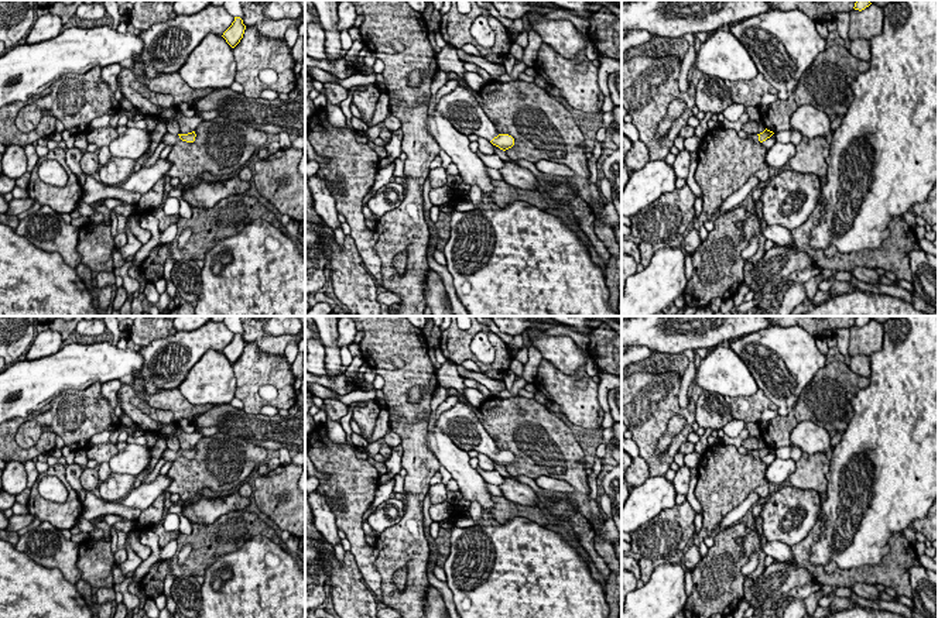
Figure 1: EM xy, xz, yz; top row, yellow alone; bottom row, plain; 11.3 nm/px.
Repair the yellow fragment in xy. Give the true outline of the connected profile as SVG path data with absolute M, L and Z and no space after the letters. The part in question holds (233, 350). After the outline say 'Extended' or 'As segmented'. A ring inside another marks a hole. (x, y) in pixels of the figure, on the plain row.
M234 333L234 337L232 339L232 341L223 349L223 354L226 356L226 358L234 364L240 356L243 354L246 341L243 340L243 336L240 333Z. As segmented

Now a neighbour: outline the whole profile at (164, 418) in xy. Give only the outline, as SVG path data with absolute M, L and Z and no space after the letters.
M131 399L131 404L140 409L141 412L144 412L148 418L151 418L153 420L155 420L158 423L158 430L162 429L164 426L172 426L177 425L174 422L174 415L172 412L167 411L167 409L157 409L153 408L150 405L147 405L146 402L140 401L140 399Z

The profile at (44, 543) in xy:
M49 522L28 529L16 543L18 552L25 553L32 562L48 569L58 569L64 578L76 584L82 574L76 566L79 545L62 536L62 531Z

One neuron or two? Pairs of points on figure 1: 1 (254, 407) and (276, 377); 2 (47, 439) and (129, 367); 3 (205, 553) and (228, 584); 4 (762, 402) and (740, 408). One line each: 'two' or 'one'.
1: one
2: two
3: two
4: one

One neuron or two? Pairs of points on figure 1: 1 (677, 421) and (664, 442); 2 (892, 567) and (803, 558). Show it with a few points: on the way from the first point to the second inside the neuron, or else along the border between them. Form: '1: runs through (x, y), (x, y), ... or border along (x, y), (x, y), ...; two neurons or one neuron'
1: runs through (675, 426), (668, 436); one neuron
2: runs through (869, 574), (822, 577); one neuron

